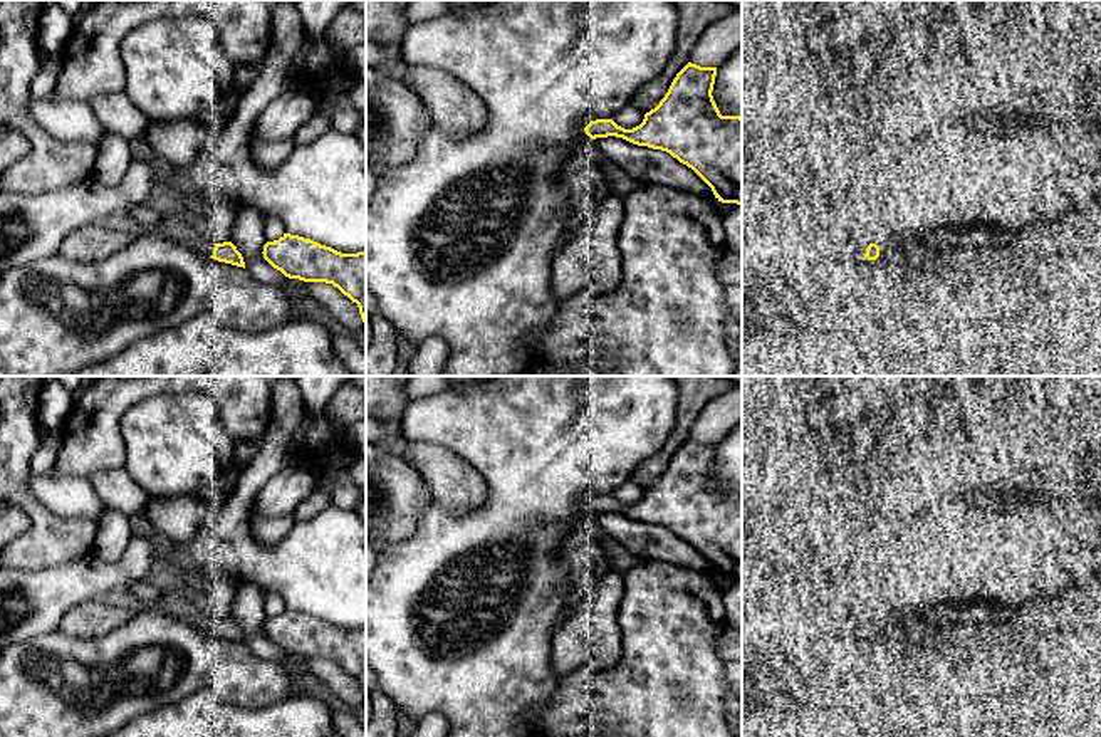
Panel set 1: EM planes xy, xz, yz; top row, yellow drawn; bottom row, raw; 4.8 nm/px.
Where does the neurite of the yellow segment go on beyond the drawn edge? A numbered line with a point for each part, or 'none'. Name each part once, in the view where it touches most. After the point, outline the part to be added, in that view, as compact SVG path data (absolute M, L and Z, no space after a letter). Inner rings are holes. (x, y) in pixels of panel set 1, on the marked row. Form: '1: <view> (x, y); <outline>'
1: xy (170, 225); M164 213L154 225L168 240L178 242L205 257L213 255L215 243L188 227L178 215Z

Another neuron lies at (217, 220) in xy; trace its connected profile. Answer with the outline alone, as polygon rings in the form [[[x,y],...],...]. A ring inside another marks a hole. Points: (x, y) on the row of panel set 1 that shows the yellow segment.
[[[228,201],[200,205],[200,230],[213,243],[232,242],[235,225],[235,206]]]

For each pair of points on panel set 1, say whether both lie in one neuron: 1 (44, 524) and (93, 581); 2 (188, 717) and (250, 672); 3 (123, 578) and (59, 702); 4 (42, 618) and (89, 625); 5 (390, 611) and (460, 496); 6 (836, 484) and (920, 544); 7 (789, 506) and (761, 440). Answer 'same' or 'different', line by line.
1: different
2: different
3: different
4: different
5: different
6: different
7: different

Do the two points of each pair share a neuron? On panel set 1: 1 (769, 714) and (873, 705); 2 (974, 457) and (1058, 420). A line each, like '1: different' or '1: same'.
1: same
2: different

